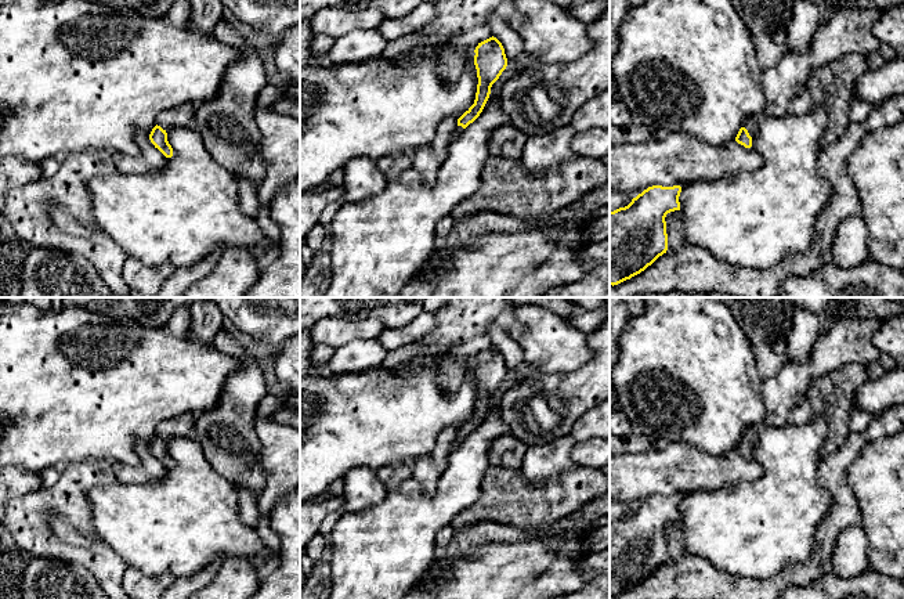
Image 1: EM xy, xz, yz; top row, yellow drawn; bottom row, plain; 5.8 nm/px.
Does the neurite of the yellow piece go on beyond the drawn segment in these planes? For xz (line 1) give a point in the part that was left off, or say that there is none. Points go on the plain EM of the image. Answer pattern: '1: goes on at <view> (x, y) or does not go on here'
1: goes on at xz (459, 439)

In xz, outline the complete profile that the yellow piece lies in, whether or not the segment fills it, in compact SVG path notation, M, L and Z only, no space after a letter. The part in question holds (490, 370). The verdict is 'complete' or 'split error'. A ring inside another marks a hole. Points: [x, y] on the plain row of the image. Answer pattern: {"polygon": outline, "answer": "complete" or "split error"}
{"polygon": "M493 346L478 353L474 362L474 375L478 387L475 409L474 414L458 429L453 450L456 450L463 440L480 426L489 408L492 394L507 376L505 358Z", "answer": "split error"}

